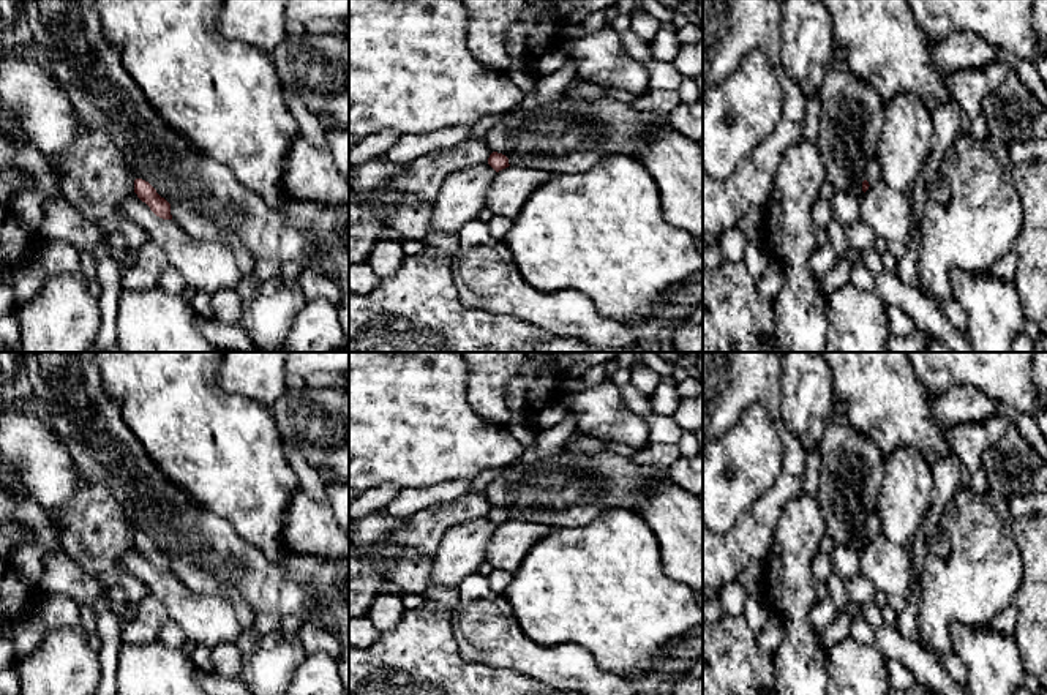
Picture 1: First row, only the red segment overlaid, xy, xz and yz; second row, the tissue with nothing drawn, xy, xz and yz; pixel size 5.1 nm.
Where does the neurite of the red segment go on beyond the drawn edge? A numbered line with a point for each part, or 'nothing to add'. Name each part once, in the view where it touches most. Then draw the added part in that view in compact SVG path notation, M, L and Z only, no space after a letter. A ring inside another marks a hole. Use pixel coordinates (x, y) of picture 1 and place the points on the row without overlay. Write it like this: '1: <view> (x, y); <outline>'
nothing to add

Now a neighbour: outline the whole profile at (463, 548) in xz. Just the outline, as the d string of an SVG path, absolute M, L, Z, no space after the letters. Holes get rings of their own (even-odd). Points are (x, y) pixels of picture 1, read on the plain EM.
M482 517L447 529L431 558L430 584L458 588L466 577L477 573L486 561L486 547L496 528Z

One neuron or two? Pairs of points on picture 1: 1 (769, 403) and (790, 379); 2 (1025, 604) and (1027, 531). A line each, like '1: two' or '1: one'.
1: two
2: one

